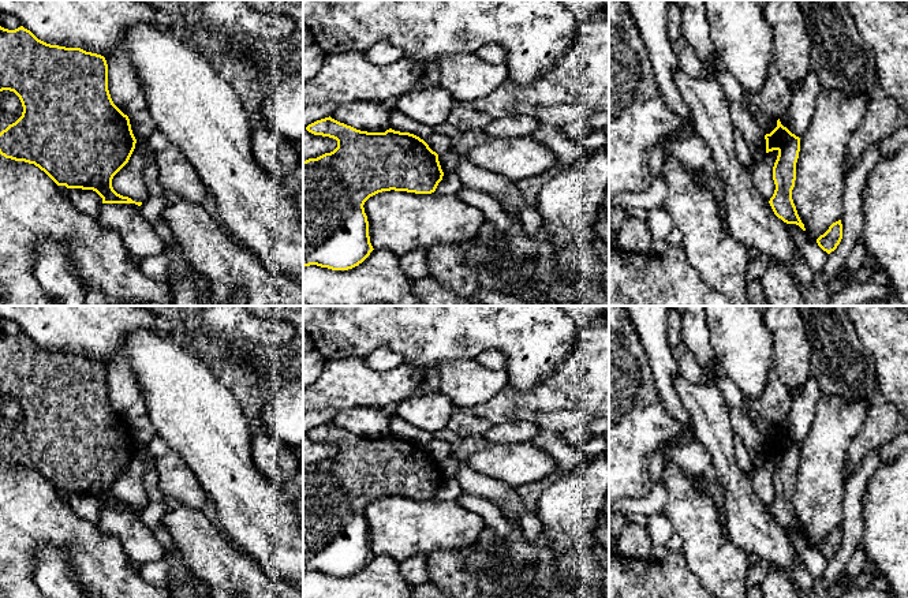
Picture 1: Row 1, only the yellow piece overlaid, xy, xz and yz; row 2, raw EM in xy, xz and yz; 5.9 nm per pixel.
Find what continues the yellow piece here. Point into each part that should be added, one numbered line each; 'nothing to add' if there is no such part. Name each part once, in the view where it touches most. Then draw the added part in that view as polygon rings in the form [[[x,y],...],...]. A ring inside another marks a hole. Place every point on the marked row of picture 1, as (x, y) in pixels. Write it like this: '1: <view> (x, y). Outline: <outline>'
nothing to add

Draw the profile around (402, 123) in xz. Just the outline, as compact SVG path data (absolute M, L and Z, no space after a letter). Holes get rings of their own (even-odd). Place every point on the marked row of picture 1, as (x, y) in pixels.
M391 102L392 116L391 116L391 128L400 132L410 132L421 139L426 139L433 134L433 127L419 123L408 116L400 115L396 109L396 105Z

